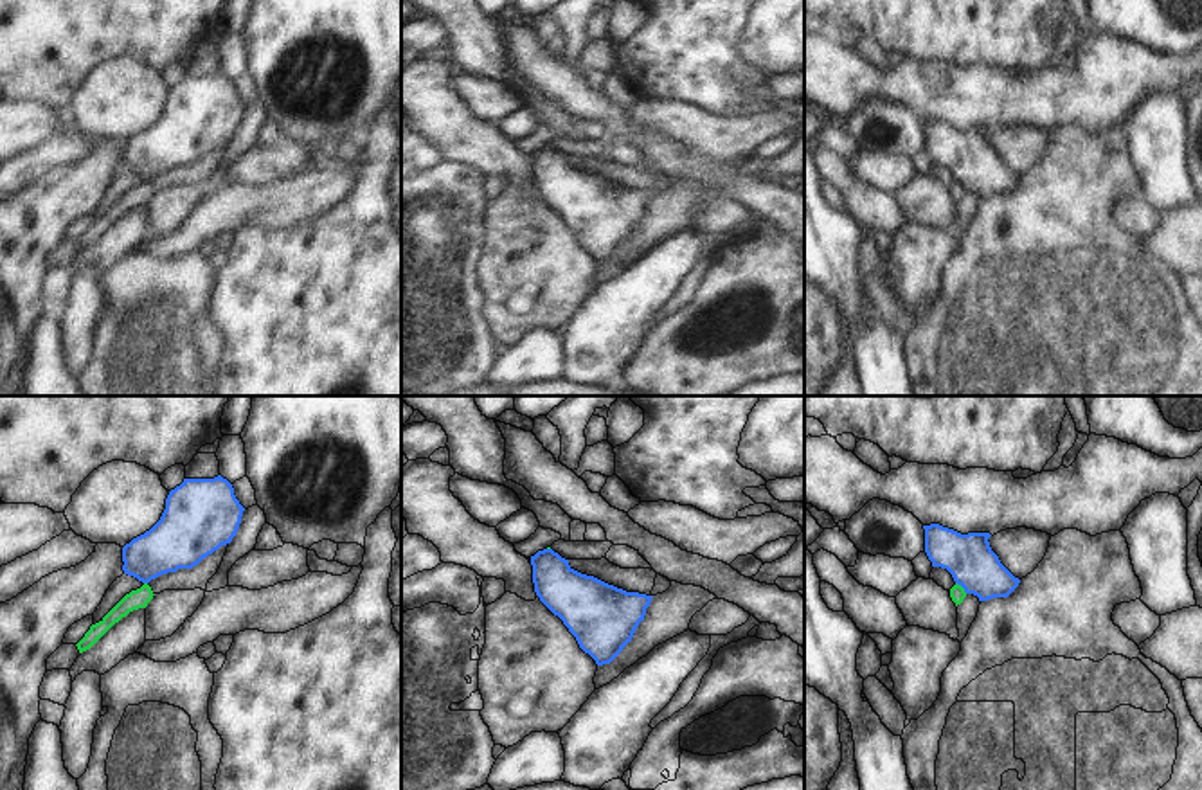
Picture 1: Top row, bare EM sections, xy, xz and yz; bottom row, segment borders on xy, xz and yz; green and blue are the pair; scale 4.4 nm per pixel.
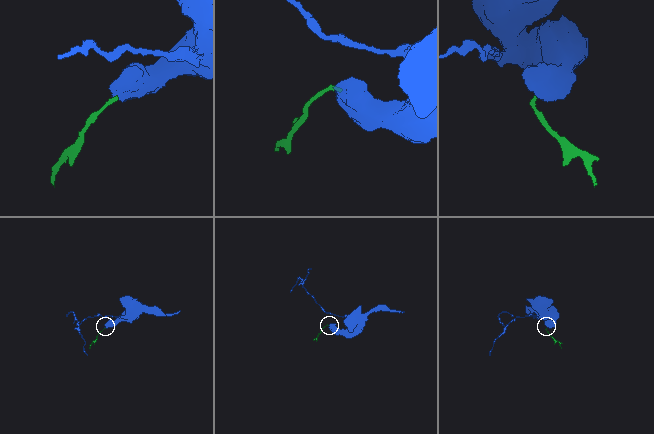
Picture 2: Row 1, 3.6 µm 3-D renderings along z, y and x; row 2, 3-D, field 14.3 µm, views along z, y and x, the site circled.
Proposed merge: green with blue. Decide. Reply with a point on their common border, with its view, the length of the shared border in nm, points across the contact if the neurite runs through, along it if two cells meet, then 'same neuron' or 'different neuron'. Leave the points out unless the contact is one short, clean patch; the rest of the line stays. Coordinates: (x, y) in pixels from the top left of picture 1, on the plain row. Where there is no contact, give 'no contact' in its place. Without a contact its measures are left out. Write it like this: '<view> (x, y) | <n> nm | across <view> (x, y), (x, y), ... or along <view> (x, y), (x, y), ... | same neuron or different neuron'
yz (961, 184) | 80 nm | along yz (956, 179), (967, 189) | different neuron

